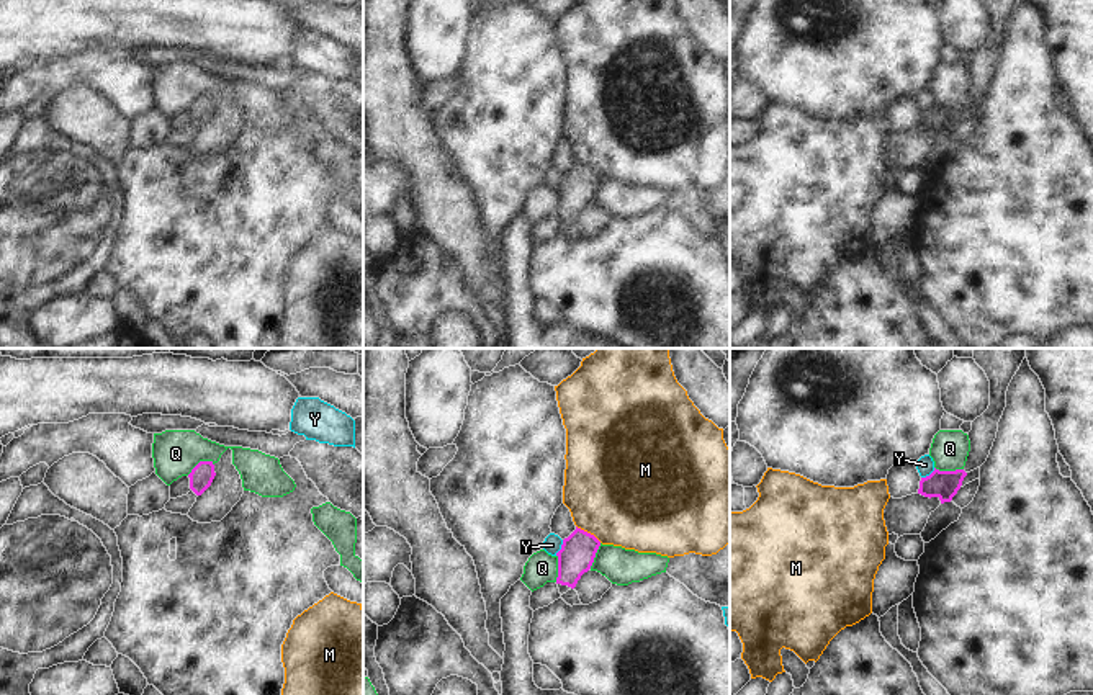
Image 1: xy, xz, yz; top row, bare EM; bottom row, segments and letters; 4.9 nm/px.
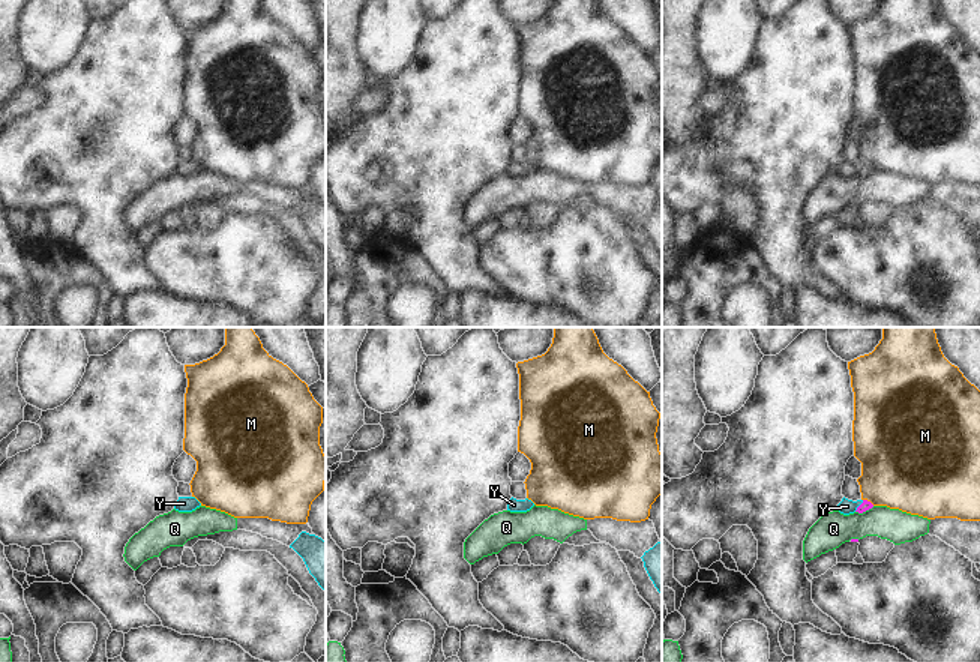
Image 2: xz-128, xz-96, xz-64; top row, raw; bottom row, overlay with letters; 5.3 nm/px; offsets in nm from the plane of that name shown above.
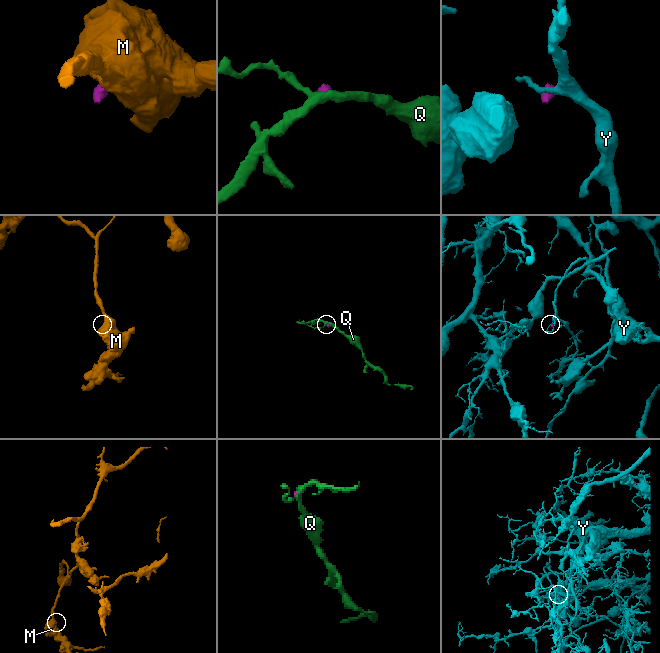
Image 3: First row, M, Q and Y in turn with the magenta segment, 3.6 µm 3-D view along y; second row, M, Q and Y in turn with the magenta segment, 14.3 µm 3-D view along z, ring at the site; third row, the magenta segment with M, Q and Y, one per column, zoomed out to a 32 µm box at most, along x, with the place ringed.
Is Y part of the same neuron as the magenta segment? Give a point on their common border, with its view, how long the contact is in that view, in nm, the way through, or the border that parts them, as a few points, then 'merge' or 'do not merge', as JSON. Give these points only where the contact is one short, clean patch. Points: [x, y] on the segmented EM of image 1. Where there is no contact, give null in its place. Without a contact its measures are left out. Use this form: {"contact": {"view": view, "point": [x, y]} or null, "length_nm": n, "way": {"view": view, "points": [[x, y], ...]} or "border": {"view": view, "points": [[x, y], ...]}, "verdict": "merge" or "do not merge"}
{"contact": {"view": "xz", "point": [562, 548]}, "length_nm": 90, "border": {"view": "xz", "points": [[563, 540], [555, 555]]}, "verdict": "do not merge"}

